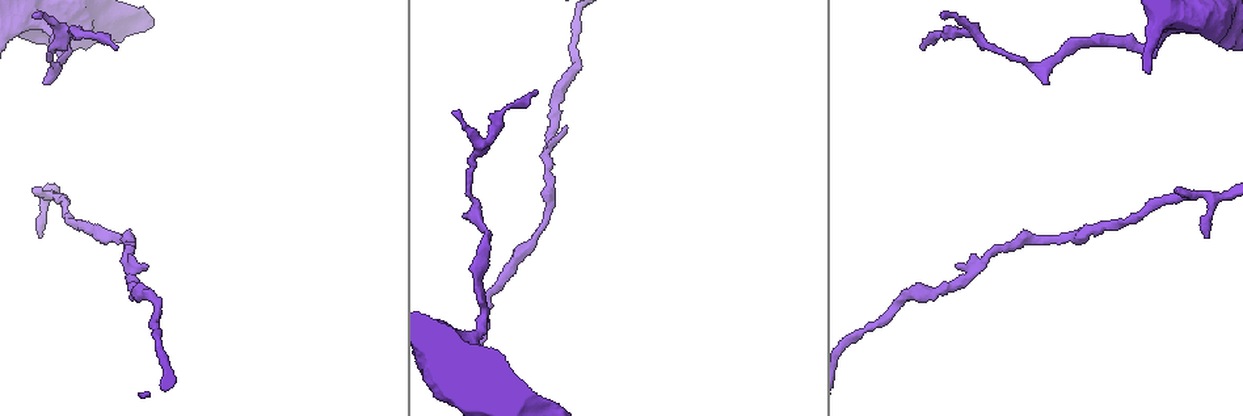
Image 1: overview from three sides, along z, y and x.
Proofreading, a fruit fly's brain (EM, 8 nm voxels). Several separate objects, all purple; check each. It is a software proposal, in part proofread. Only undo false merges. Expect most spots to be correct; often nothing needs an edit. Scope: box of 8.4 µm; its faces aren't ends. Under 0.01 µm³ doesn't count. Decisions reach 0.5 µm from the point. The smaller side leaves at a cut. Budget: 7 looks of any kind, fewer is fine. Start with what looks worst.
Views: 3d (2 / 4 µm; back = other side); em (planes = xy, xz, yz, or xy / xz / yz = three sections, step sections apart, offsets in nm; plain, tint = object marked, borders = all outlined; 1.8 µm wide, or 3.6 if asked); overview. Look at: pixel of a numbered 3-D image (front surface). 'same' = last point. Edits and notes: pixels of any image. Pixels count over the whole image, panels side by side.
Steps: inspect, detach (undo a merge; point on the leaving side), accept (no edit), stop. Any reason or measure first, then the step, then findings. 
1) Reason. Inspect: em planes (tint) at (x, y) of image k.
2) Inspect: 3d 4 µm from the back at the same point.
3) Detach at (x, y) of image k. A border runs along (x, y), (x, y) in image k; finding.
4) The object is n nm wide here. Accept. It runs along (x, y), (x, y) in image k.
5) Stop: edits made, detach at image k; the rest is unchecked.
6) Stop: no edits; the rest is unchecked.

Arms part here. Inspect: 3d 4 µm at (65, 28) of image 1.

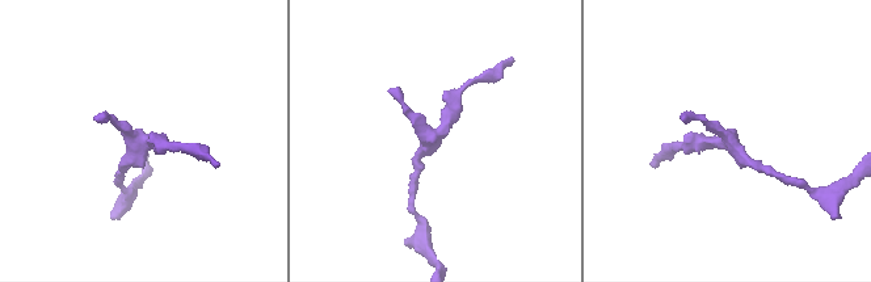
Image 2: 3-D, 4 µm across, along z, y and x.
Now the EM. Inspect: em planes (tint) at (434, 134) of image 2.

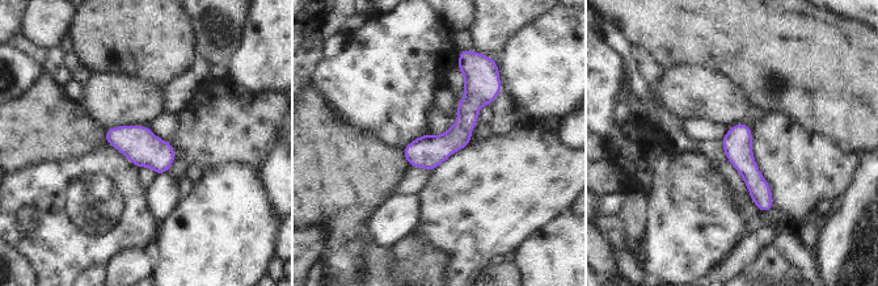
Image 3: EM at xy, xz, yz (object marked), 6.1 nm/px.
Accept. It runs along (467, 72), (464, 125), (412, 163) in image 3; all the same neuron.

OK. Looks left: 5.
Abrupt turn. Inspect: em planes (plain) at (1213, 198) of image 1.

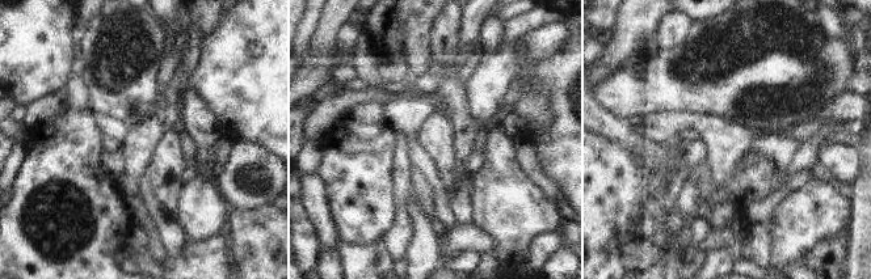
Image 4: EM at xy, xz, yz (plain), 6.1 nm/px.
Inspect: em planes (tint) at the same point.

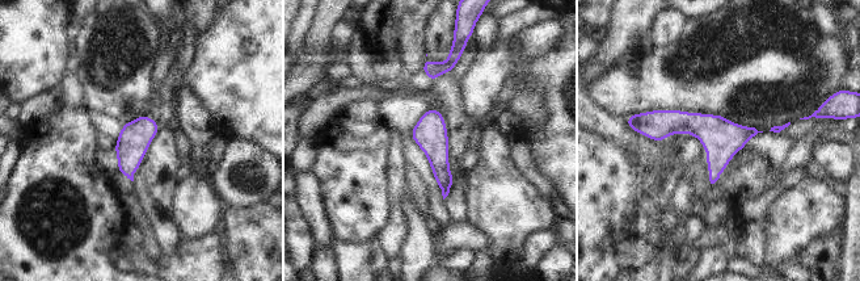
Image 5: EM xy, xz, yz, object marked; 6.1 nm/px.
Accept. One neuron here.

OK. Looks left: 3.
Thick turns thin. Inspect: em 3.6 µm yz step 16 (tint) at (46, 29) of image 1.

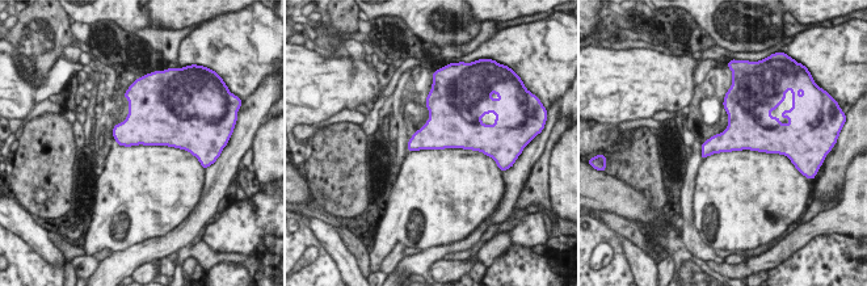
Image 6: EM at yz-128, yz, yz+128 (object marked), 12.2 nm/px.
Accept. One neuron here.

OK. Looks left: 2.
Stop: no edits; the rest is unchecked.

